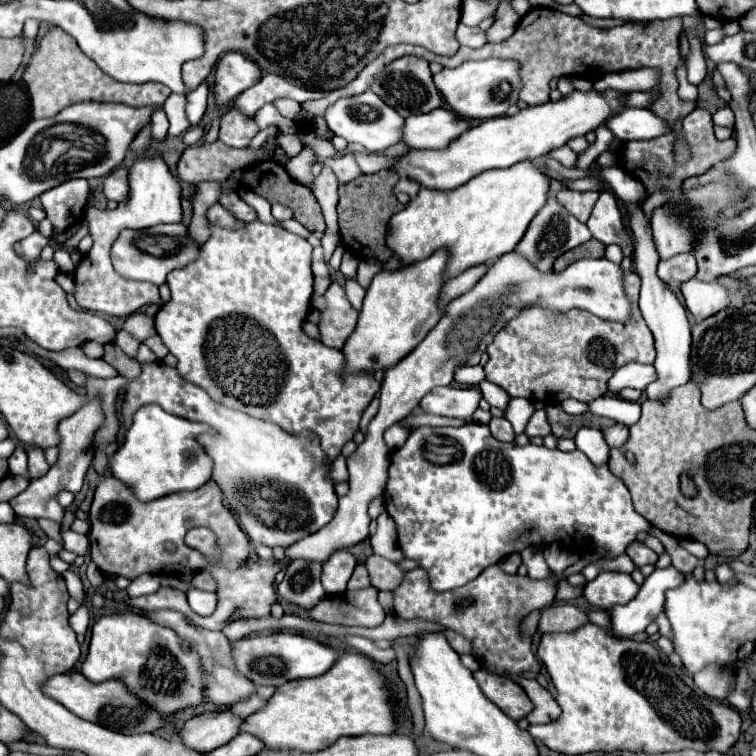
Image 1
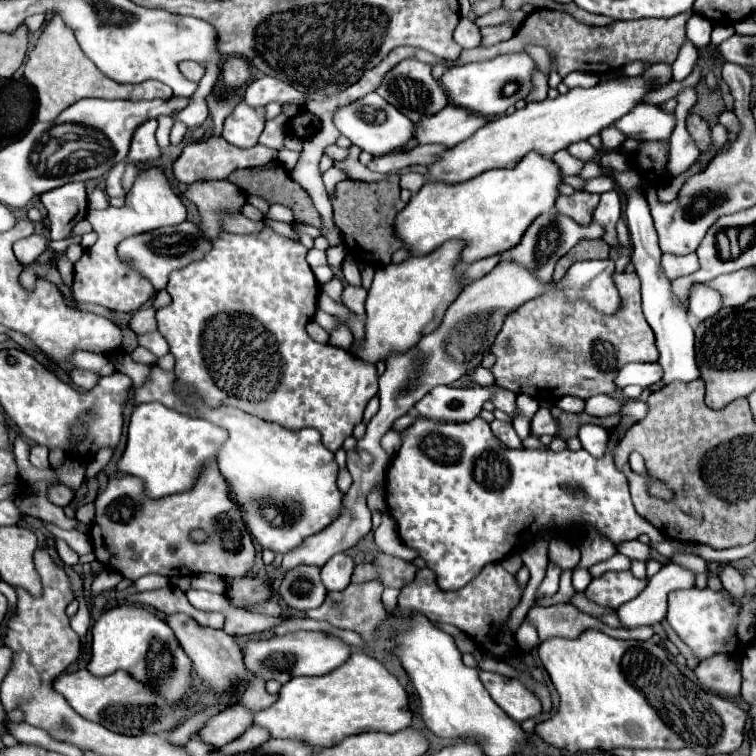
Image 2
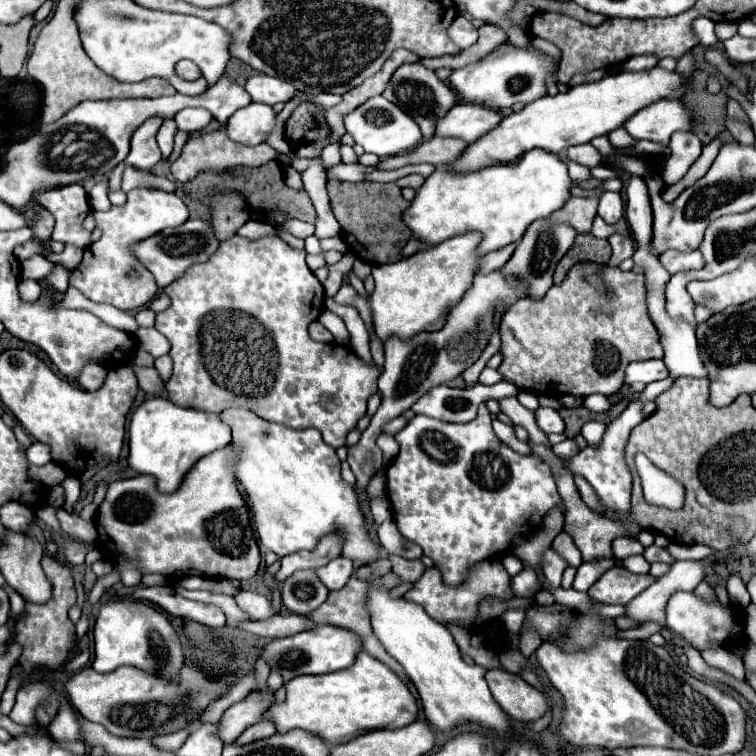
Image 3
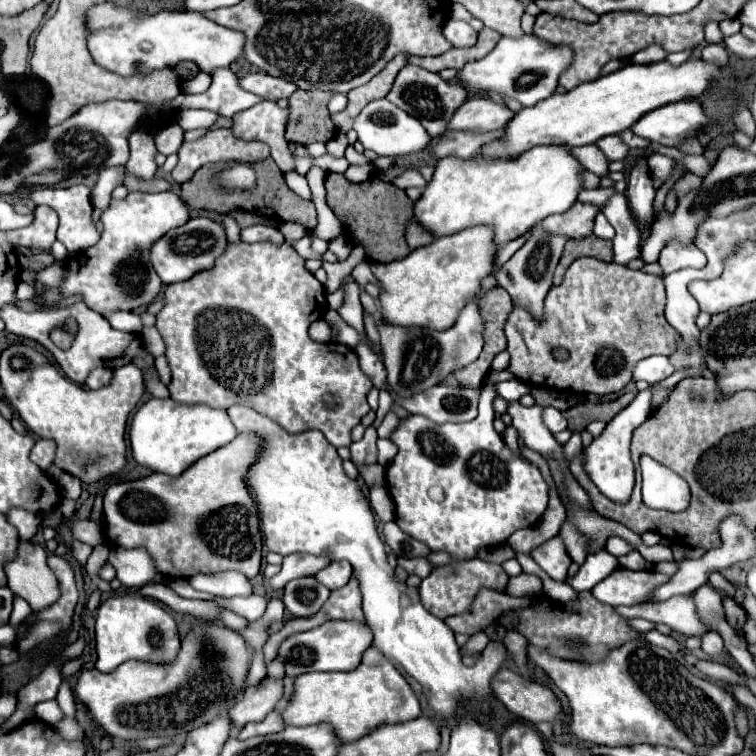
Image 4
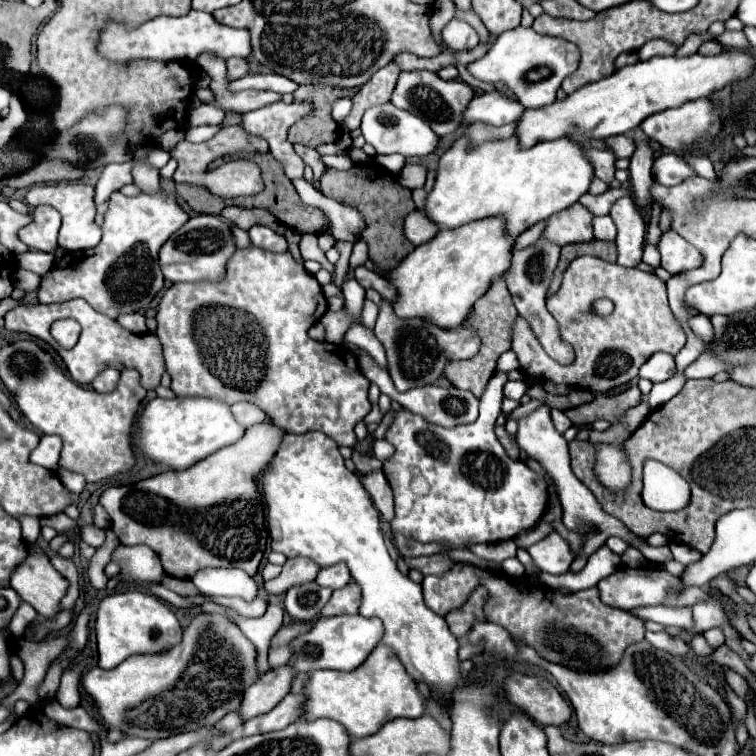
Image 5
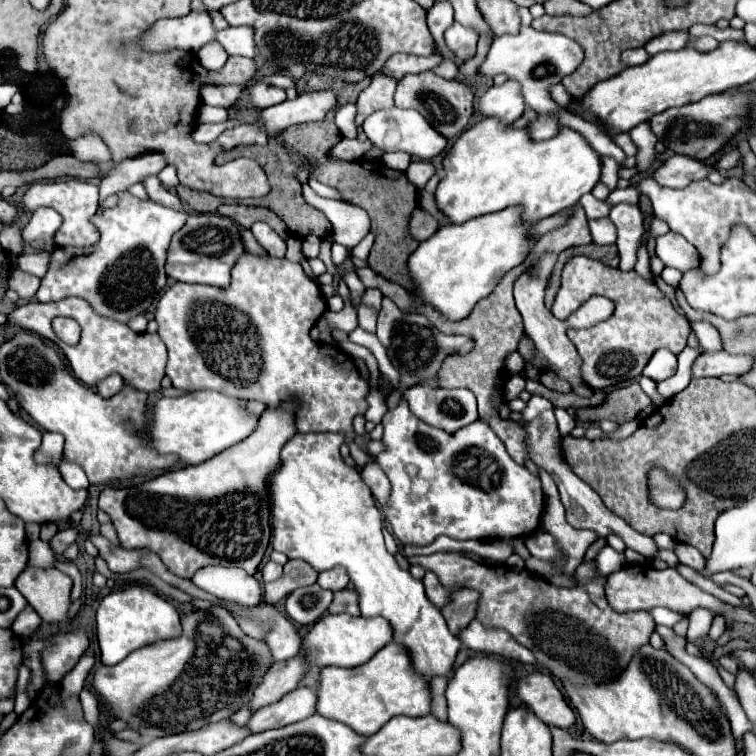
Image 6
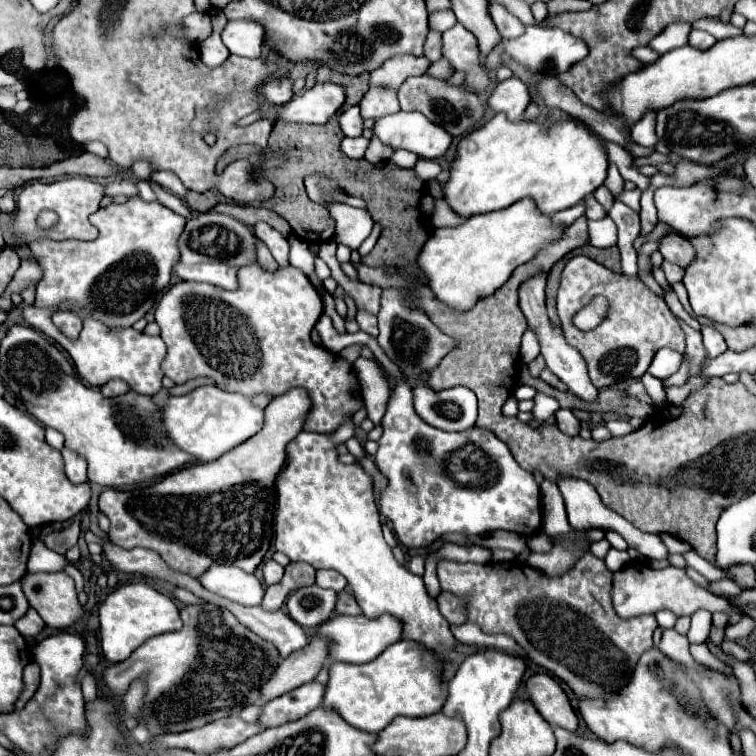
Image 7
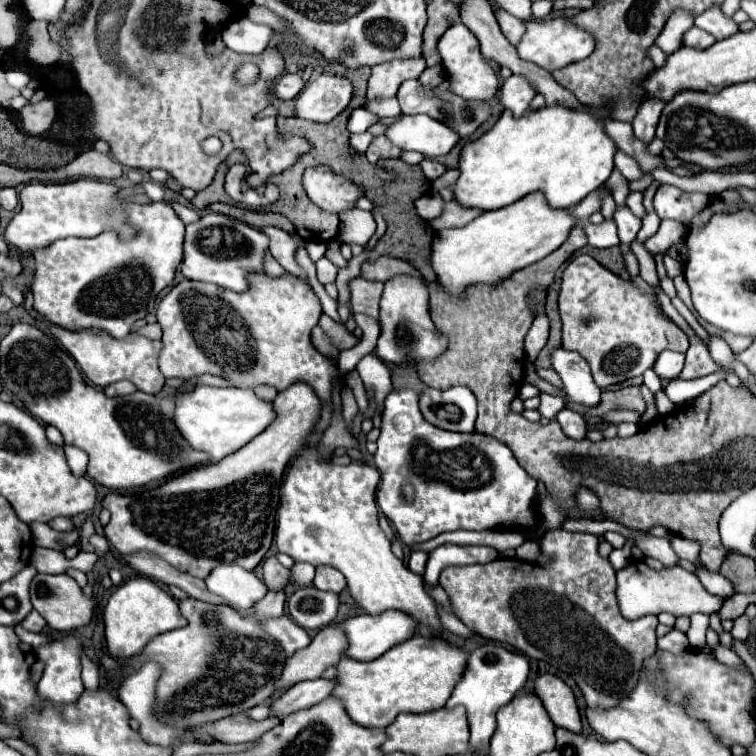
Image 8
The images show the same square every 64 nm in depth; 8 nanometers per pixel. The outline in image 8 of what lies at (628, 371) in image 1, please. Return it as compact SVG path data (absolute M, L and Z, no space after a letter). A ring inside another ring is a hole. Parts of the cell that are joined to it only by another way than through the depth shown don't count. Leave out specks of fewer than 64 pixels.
M666 350L658 356L656 364L654 364L654 370L660 378L678 378L678 374L682 372L684 368L684 354L680 352L672 352L672 350Z

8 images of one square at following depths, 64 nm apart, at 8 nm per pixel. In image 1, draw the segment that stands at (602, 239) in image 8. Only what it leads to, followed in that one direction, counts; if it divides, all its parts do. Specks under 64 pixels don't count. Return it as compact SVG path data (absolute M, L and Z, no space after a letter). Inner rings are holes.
M550 194L548 204L534 216L534 220L530 222L524 238L518 242L518 246L514 248L514 252L522 254L532 266L540 268L542 272L550 272L552 264L558 256L562 256L564 252L580 246L582 242L588 242L592 238L592 232L588 230L586 224L578 222L574 216L570 216L558 202L556 196Z

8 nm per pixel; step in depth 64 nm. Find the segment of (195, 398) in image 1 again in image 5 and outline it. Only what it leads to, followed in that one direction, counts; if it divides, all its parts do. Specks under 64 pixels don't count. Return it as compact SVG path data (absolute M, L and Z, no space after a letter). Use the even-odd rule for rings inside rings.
M236 402L232 406L232 412L234 412L236 420L240 424L244 424L246 428L252 426L252 424L258 424L258 422L266 420L266 414L260 408L256 408L254 404L248 404L248 402ZM322 432L286 434L278 448L278 454L270 462L270 466L258 476L258 482L268 508L266 526L272 538L270 542L272 550L282 552L288 558L294 556L310 558L320 568L346 562L352 580L362 590L360 614L366 618L380 618L384 622L382 644L390 646L398 654L398 658L406 666L406 672L416 682L426 682L442 694L448 694L454 686L458 686L458 682L462 680L460 660L458 660L458 640L448 630L446 620L424 604L422 586L412 582L406 574L402 574L394 564L394 560L390 558L380 532L380 512L376 510L360 478L344 466L344 458L338 452L338 444Z

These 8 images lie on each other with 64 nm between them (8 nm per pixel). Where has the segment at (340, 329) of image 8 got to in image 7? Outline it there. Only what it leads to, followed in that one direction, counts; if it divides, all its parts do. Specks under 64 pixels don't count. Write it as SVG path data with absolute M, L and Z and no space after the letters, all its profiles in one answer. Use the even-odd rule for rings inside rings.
M326 314L320 316L316 330L320 332L322 346L336 354L346 346L366 344L374 352L376 360L382 364L386 374L396 382L386 406L386 414L382 418L384 432L382 432L382 438L378 440L378 452L374 456L374 462L378 470L384 474L384 478L388 480L388 486L380 494L380 502L378 502L380 512L394 524L394 532L404 546L426 548L436 538L448 532L484 534L494 530L508 530L516 534L536 534L540 530L540 524L542 524L540 488L534 476L518 466L518 462L514 460L514 456L510 454L508 446L502 440L498 440L492 432L478 426L464 432L444 432L426 424L424 420L420 420L420 416L416 416L416 410L412 406L412 386L406 384L400 370L390 360L386 360L382 348L376 344L374 338L370 338L364 332L338 334L336 328L332 326L332 320Z

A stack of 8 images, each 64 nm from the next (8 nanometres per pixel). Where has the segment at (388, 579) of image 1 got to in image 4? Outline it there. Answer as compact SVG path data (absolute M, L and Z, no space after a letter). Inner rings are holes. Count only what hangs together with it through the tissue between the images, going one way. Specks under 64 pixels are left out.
M398 558L398 564L408 574L418 574L420 578L426 578L434 570L434 566L426 558Z

